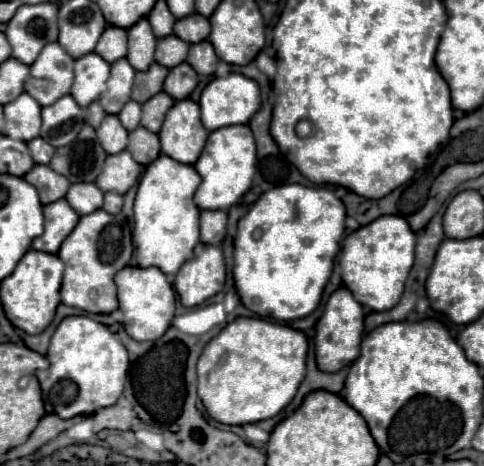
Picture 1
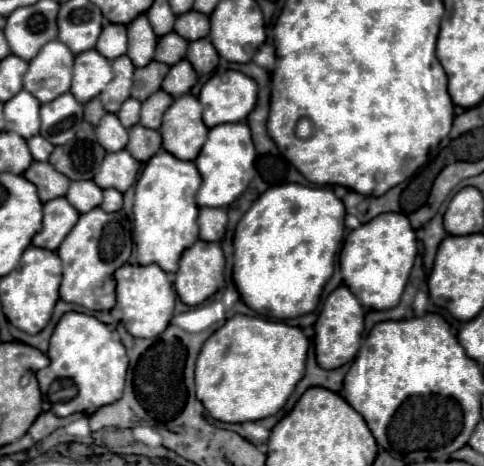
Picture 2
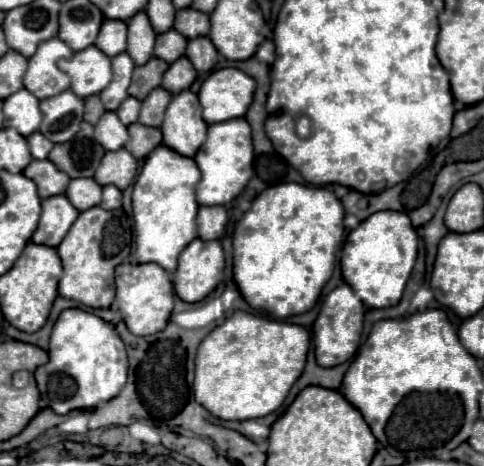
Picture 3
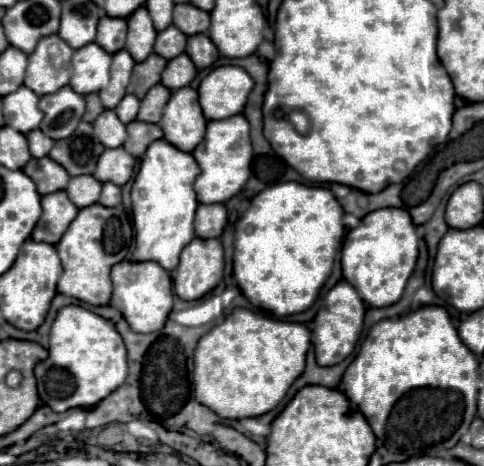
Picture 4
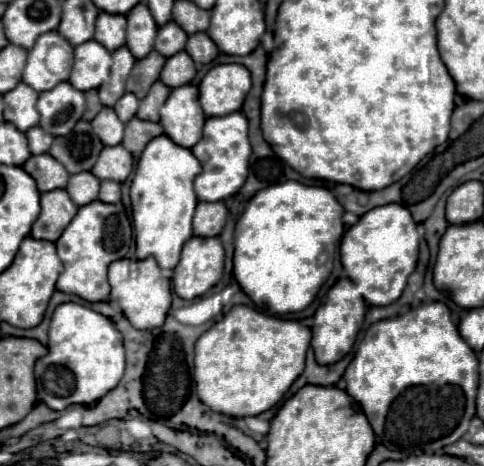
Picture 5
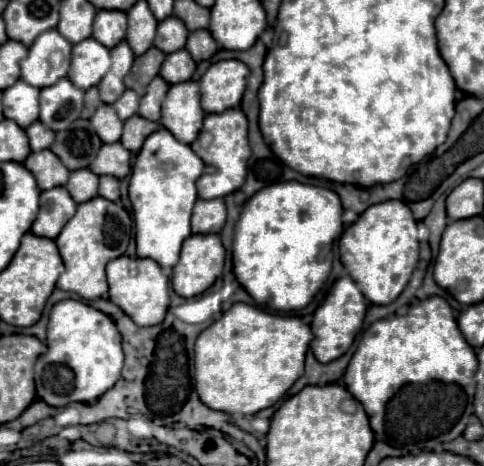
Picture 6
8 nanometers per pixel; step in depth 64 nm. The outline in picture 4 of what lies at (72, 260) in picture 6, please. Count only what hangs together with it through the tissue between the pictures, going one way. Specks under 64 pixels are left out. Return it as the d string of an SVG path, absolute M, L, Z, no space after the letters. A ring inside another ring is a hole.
M92 204L82 208L62 240L56 244L64 268L64 274L58 280L58 292L92 306L106 306L112 296L110 268L126 258L130 242L132 228L122 206L104 208L102 204Z

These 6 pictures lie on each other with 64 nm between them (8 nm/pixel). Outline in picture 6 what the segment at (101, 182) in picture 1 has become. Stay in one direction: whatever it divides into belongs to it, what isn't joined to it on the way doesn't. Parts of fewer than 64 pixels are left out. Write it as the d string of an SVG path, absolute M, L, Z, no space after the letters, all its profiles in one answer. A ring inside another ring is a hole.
M120 142L104 144L90 170L96 172L96 176L114 176L122 180L130 172L130 152Z

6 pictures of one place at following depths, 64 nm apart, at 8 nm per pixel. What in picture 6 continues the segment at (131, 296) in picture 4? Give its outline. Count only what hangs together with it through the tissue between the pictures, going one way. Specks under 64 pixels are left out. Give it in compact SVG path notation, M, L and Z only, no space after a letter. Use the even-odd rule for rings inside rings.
M120 256L108 264L106 274L110 284L110 302L120 306L138 326L156 326L164 320L170 306L170 286L168 278L162 274L162 268L152 258Z

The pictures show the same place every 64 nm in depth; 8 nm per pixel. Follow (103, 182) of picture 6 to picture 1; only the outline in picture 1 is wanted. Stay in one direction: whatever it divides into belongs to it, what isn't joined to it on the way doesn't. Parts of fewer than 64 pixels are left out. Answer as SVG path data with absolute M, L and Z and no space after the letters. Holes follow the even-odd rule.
M106 192L104 194L104 206L102 206L106 212L112 212L112 214L118 214L122 210L122 196L116 194L116 192Z

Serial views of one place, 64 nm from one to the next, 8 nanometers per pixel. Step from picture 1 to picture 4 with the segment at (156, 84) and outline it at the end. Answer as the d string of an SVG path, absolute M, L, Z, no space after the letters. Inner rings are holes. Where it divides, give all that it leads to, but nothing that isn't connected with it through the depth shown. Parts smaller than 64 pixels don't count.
M156 54L136 64L132 72L132 80L128 84L128 94L134 94L138 100L142 100L148 94L148 90L160 82L160 74L164 68L166 68L166 60Z

